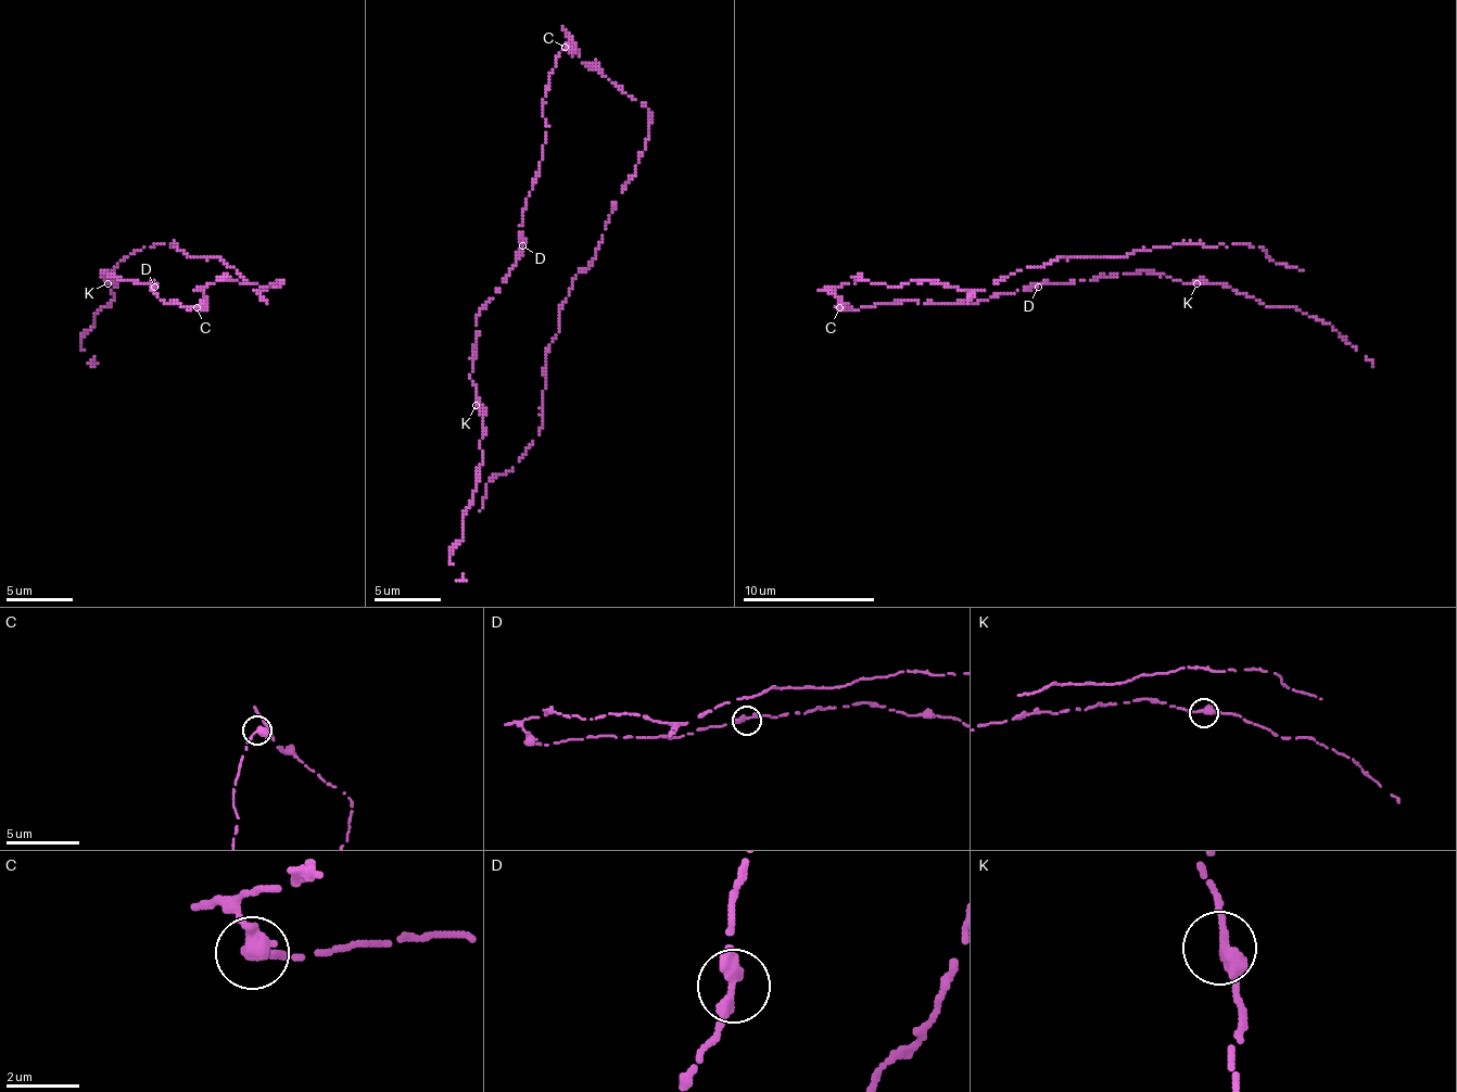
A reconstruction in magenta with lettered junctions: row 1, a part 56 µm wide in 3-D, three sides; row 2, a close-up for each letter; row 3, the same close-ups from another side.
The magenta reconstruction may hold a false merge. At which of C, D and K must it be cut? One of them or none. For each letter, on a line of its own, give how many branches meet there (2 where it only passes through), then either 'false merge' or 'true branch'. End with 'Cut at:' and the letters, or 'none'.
C: 2 branches meet; false merge
D: 2 branches meet; true branch
K: 2 branches meet; true branch
Cut at: C

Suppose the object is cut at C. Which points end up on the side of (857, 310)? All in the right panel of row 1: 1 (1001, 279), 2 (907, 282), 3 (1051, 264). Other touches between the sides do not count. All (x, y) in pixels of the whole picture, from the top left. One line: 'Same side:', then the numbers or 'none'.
Same side: none

